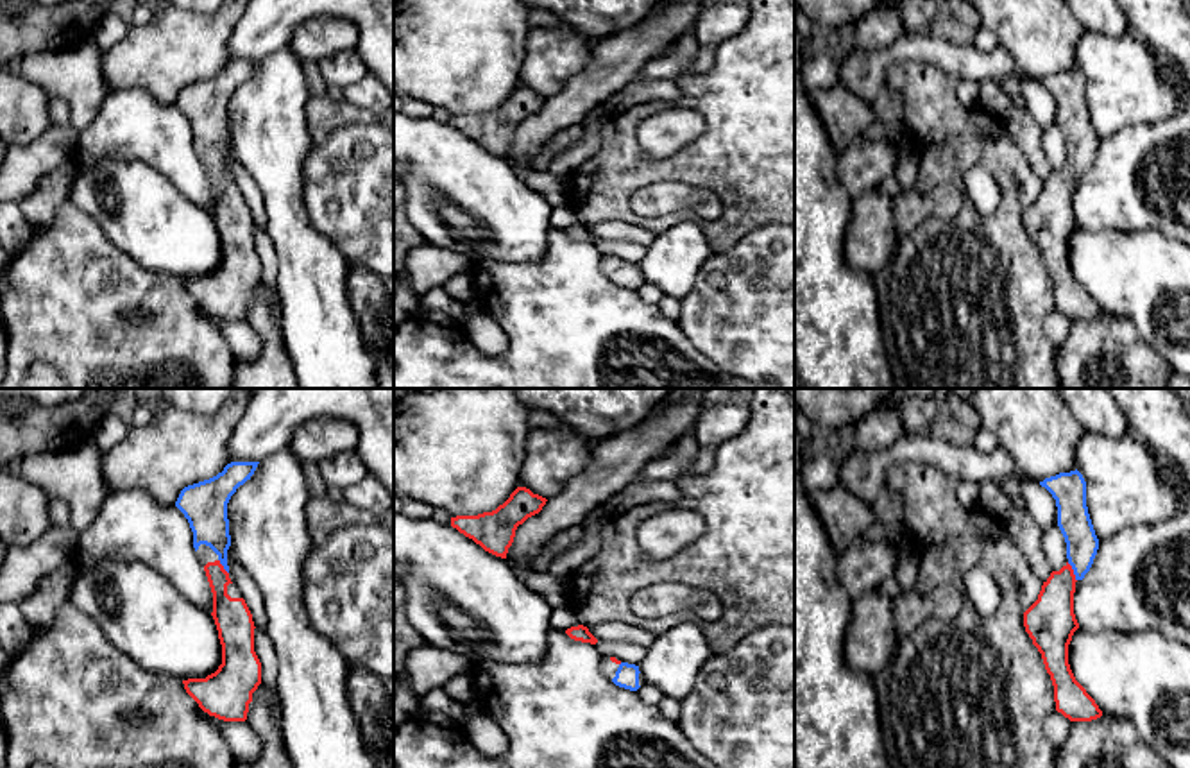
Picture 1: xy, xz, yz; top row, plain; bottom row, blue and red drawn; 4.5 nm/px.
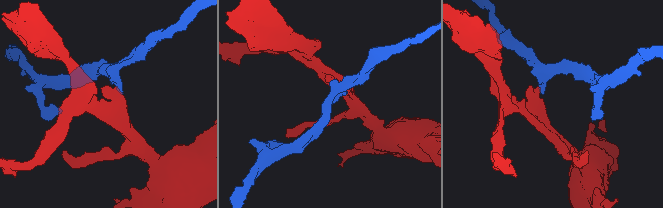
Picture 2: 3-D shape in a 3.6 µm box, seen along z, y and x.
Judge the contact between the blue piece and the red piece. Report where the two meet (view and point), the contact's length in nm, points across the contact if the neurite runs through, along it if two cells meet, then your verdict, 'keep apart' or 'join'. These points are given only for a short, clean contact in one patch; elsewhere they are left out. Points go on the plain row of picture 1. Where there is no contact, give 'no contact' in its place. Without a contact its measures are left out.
contact yz (1074, 170); length 100 nm; way yz (1074, 120), (1074, 170), (1056, 192), (1051, 221); join

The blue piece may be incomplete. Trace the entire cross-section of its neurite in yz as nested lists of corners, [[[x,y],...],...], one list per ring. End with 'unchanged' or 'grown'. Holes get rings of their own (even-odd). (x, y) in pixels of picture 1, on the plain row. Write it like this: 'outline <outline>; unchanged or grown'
outline [[[1075,68],[1045,77],[1040,84],[1056,98],[1068,161],[1043,181],[1038,199],[1024,211],[1024,226],[1050,274],[1056,310],[1070,320],[1092,320],[1102,310],[1068,263],[1068,243],[1079,227],[1074,213],[1075,181],[1090,170],[1099,149],[1086,106],[1086,81]]]; grown

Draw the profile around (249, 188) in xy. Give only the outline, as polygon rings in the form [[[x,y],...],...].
[[[229,145],[227,149],[227,165],[229,177],[240,188],[242,197],[245,199],[252,213],[254,226],[259,229],[267,229],[267,211],[263,204],[263,193],[254,177],[245,170],[242,161],[236,158],[233,145]]]

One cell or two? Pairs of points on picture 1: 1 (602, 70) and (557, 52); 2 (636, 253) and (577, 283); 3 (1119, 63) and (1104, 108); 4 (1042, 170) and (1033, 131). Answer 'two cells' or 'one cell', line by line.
1: two cells
2: two cells
3: one cell
4: one cell

